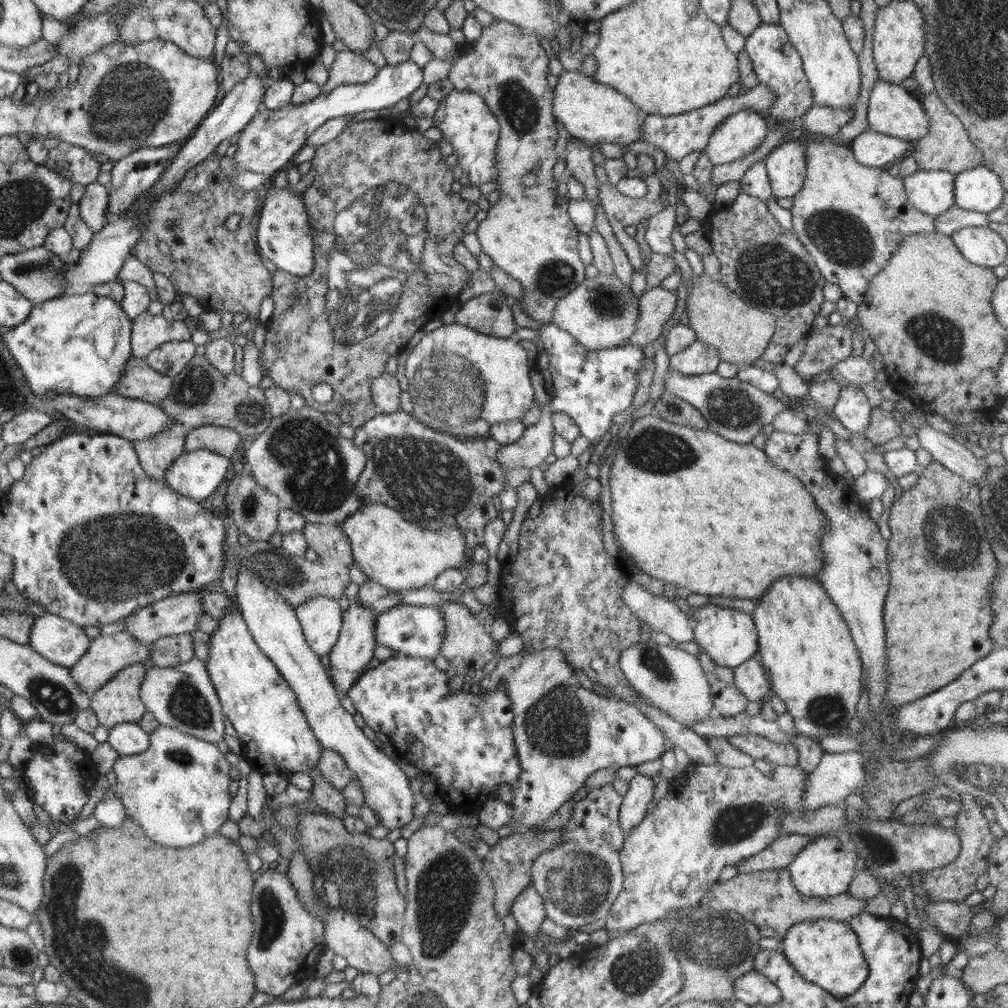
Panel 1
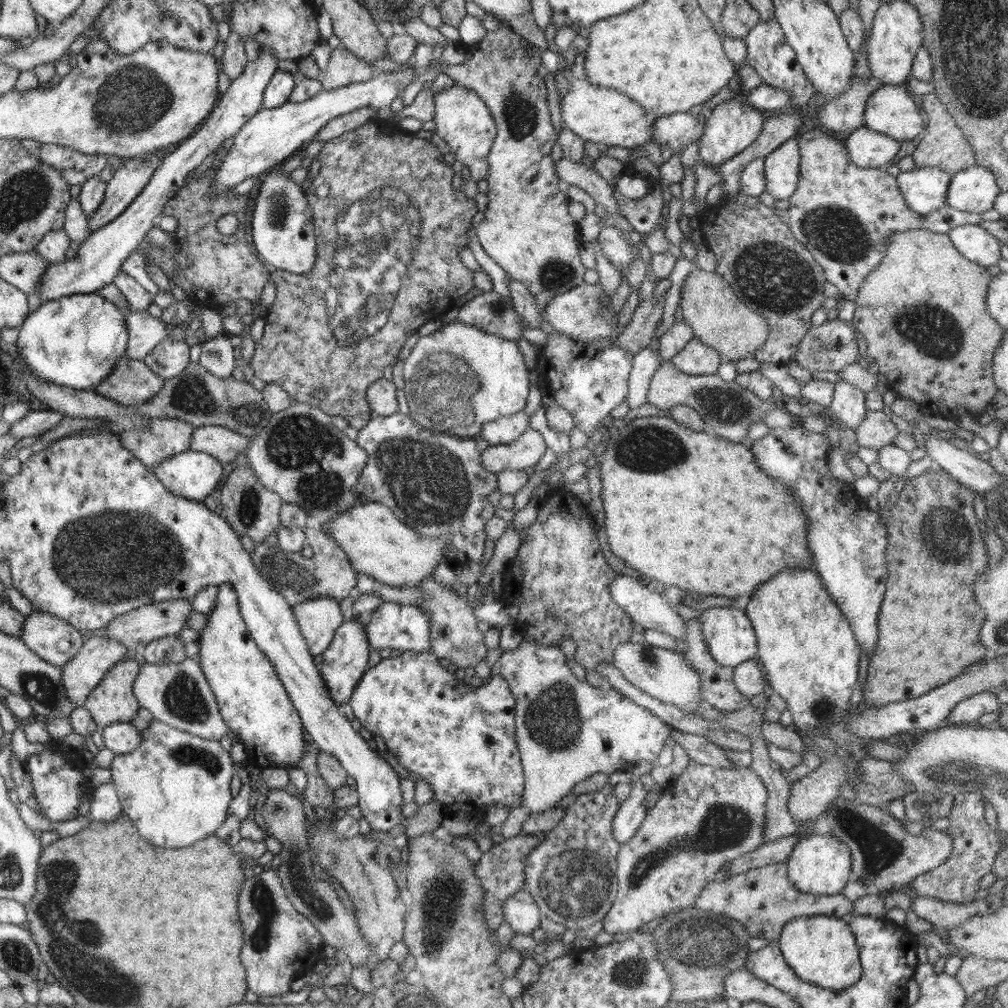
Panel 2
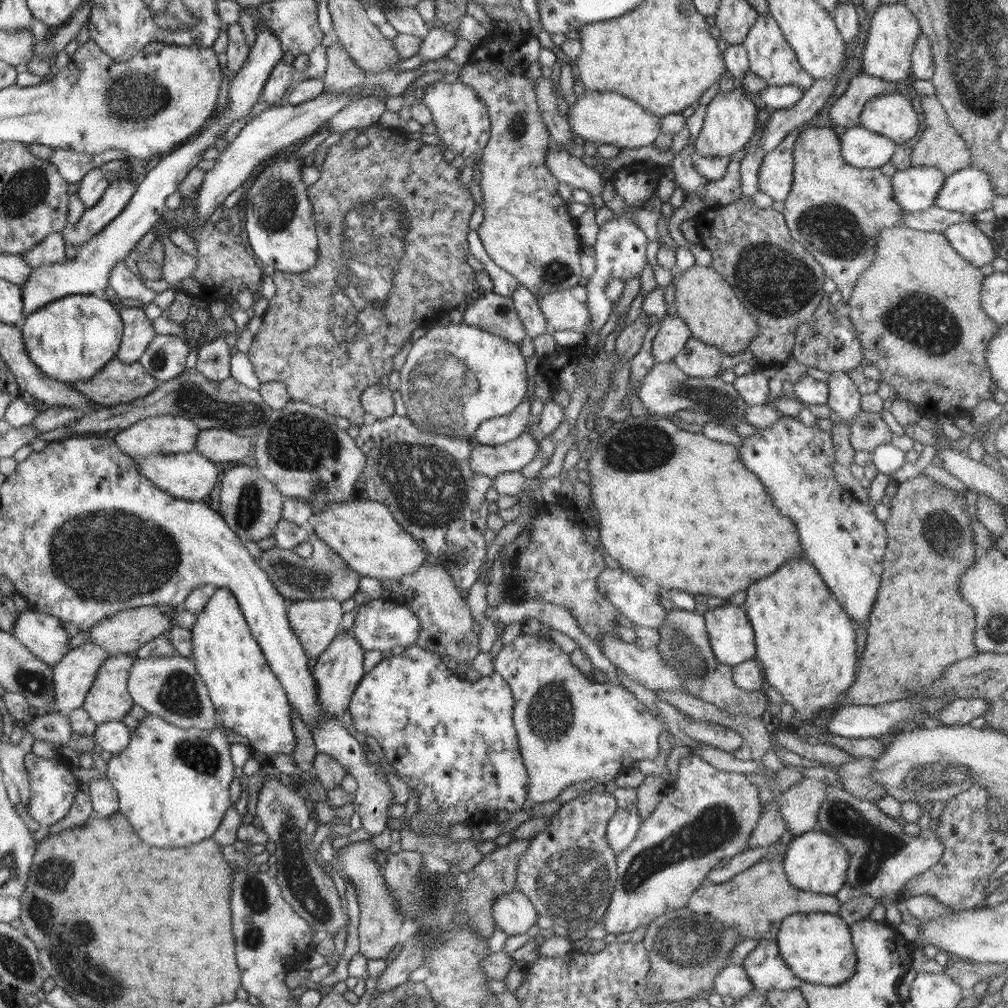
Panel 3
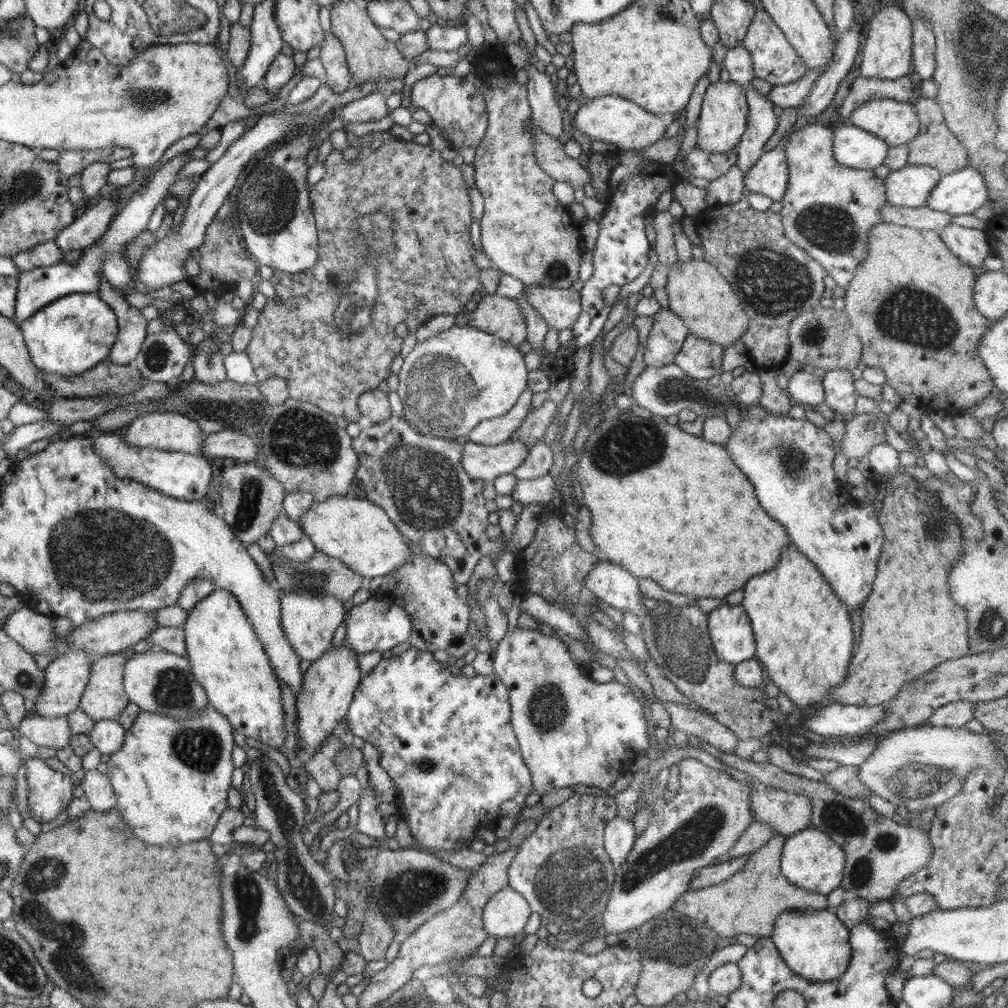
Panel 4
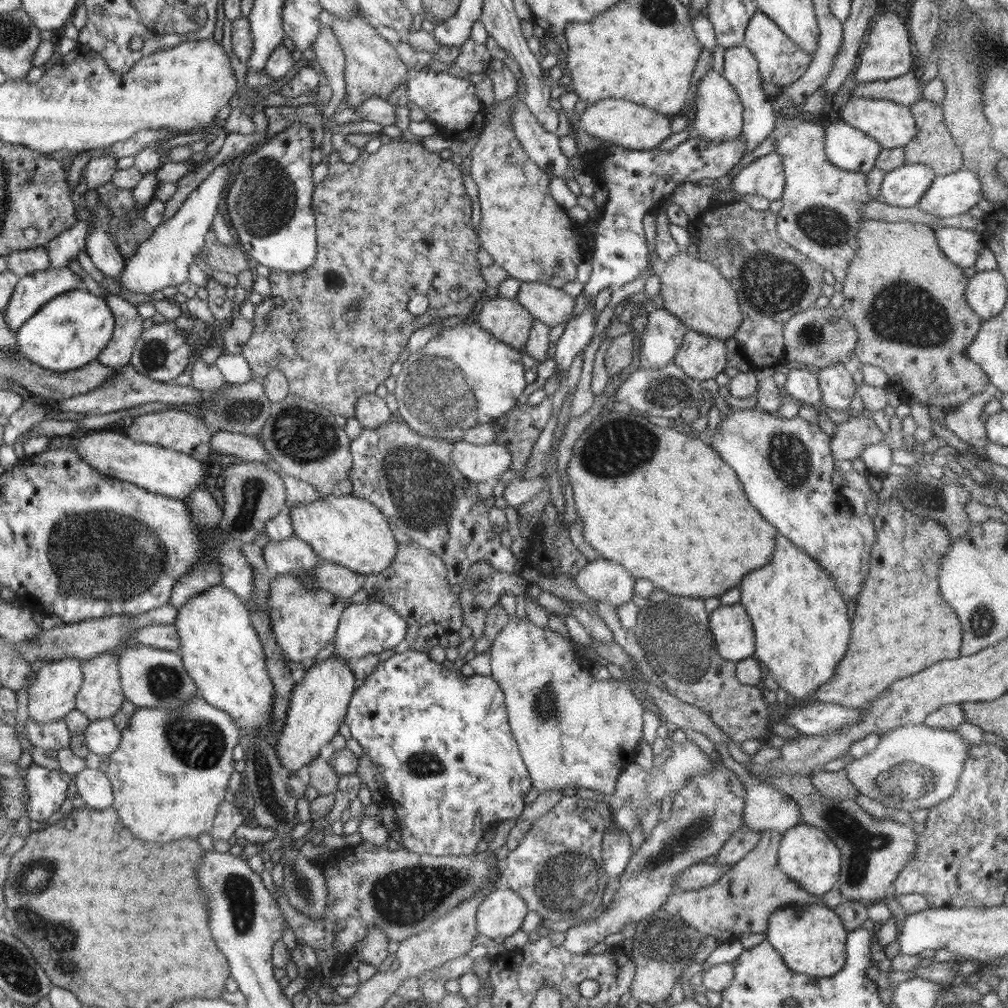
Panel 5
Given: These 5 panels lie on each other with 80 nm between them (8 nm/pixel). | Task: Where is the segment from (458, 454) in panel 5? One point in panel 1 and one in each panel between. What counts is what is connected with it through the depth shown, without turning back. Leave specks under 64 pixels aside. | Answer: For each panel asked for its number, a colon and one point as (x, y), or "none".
1: (531, 449)
2: (525, 451)
3: (490, 461)
4: (481, 462)

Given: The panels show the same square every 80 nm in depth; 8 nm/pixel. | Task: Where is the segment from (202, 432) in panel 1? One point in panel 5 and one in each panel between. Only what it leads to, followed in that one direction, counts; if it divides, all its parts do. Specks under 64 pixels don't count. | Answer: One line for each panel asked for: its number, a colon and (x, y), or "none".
2: (226, 445)
3: (219, 445)
4: (225, 443)
5: (249, 448)

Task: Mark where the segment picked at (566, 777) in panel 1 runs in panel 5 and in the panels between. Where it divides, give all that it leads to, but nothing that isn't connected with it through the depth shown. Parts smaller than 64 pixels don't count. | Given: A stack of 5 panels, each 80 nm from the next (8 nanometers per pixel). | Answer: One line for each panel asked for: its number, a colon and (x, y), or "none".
2: (567, 730)
3: (570, 729)
4: (571, 729)
5: (572, 730)

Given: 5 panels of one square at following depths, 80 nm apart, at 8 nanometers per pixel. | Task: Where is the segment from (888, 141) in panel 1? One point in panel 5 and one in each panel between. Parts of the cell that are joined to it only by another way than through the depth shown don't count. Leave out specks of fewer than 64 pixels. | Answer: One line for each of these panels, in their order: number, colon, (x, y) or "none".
2: (868, 149)
3: (862, 148)
4: (853, 147)
5: (848, 148)

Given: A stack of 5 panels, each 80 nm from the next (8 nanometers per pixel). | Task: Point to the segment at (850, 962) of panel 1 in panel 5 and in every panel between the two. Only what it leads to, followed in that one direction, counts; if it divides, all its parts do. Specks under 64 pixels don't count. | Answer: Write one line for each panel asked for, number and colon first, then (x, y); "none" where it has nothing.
2: (821, 950)
3: (817, 946)
4: (815, 945)
5: (811, 939)

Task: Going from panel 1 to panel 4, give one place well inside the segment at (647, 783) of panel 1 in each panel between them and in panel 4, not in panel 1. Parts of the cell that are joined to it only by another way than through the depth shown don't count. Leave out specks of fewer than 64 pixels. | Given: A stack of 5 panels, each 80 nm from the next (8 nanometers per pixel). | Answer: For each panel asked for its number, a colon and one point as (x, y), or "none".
2: (630, 814)
3: (622, 828)
4: (619, 836)

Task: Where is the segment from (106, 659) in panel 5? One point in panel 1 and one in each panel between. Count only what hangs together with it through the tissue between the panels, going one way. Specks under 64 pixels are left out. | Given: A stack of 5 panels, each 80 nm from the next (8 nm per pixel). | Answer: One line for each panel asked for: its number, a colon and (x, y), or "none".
1: (118, 701)
2: (112, 701)
3: (108, 700)
4: (104, 697)

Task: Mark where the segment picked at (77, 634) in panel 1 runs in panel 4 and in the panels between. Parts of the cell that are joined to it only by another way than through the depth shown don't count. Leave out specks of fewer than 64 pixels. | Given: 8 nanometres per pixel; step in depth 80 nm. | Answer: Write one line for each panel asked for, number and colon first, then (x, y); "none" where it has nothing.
2: (55, 641)
3: (44, 635)
4: (33, 630)

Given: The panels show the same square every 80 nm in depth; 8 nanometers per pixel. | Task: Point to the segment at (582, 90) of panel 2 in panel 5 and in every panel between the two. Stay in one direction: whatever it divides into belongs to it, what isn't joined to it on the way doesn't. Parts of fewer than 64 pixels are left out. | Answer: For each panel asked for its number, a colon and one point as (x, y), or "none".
3: (600, 117)
4: (612, 119)
5: (628, 125)

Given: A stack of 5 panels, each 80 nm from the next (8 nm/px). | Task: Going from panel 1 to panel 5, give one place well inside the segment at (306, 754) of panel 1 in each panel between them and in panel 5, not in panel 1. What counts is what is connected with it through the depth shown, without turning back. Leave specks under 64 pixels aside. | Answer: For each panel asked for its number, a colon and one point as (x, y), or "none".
2: (252, 700)
3: (249, 699)
4: (229, 662)
5: (221, 652)

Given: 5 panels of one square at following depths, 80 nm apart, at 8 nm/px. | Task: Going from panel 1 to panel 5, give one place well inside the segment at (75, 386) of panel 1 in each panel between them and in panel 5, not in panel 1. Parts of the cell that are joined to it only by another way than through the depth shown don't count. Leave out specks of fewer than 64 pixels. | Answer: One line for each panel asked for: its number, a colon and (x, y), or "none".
2: (74, 341)
3: (70, 339)
4: (73, 333)
5: (69, 331)

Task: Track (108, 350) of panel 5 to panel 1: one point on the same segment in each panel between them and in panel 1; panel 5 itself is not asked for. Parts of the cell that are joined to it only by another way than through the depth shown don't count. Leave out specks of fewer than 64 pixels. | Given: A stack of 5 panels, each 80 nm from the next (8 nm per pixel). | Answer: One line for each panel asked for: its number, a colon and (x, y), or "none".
1: (148, 331)
2: (145, 331)
3: (138, 331)
4: (131, 323)

